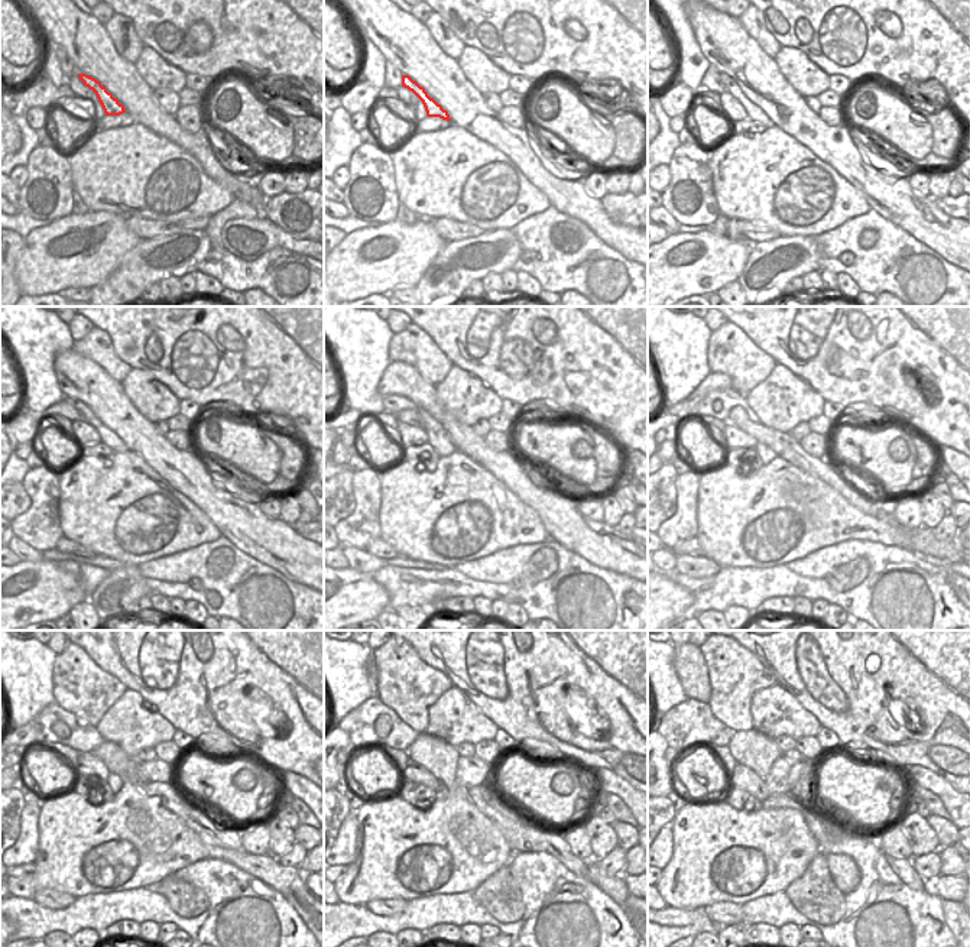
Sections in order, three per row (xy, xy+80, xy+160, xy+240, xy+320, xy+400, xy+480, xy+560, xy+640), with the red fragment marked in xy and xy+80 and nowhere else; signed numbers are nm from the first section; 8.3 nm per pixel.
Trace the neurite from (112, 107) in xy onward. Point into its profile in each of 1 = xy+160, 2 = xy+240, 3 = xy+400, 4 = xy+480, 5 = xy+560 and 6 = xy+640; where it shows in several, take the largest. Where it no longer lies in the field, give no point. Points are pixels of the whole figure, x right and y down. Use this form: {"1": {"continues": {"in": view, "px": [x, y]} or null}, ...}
{"1": {"continues": {"in": "xy+160", "px": [753, 112]}}, "2": {"continues": {"in": "xy+240", "px": [112, 440]}}, "3": {"continues": {"in": "xy+400", "px": [717, 404]}}, "4": {"continues": {"in": "xy+480", "px": [54, 725]}}, "5": {"continues": {"in": "xy+560", "px": [372, 723]}}, "6": {"continues": {"in": "xy+640", "px": [690, 723]}}}

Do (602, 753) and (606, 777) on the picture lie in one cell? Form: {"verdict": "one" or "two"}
{"verdict": "two"}

